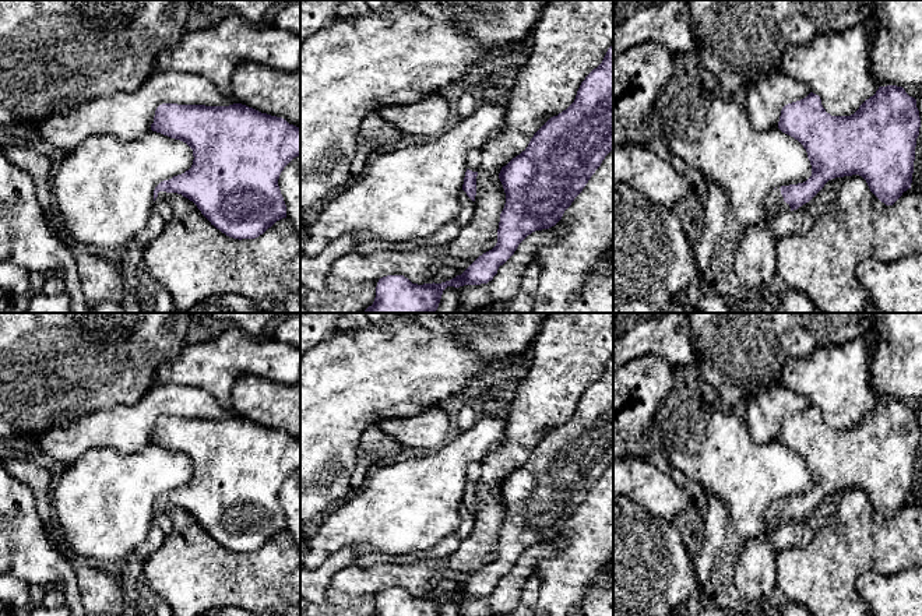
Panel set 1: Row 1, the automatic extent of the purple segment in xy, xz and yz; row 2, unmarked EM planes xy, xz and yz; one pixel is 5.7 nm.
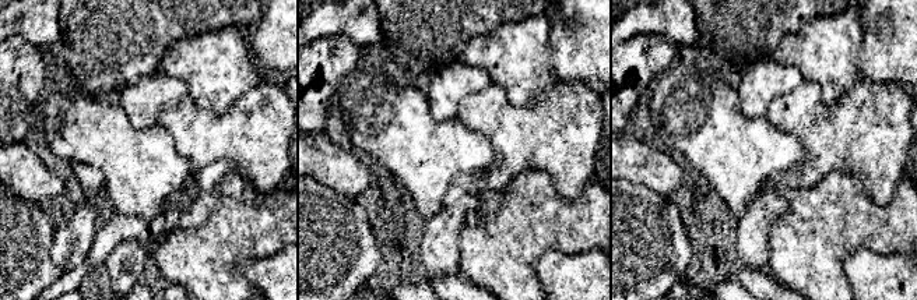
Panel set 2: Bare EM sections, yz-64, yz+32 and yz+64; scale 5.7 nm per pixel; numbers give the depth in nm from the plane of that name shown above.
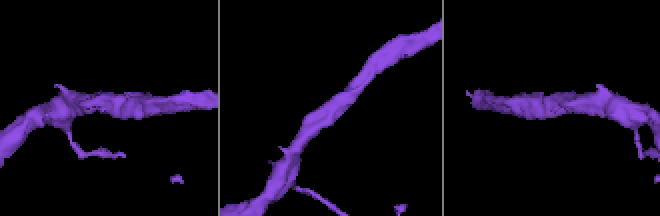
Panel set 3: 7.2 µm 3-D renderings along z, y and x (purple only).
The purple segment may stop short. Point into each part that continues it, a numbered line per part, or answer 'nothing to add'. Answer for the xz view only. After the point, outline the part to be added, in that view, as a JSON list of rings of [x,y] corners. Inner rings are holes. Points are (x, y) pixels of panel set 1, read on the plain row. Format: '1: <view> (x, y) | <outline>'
1: xz (474, 470) | [[[472,462],[468,468],[467,468],[467,482],[472,483],[472,485],[479,485],[481,482],[481,462]]]

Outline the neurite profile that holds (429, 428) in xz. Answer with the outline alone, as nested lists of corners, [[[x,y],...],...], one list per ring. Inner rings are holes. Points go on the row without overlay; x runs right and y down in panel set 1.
[[[433,405],[407,418],[383,419],[377,426],[401,446],[411,448],[434,448],[447,436],[450,425],[440,405]]]

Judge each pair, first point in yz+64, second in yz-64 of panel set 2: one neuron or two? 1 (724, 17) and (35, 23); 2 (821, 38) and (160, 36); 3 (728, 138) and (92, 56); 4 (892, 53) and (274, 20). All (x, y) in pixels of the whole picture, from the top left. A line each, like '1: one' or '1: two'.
1: two
2: two
3: two
4: one

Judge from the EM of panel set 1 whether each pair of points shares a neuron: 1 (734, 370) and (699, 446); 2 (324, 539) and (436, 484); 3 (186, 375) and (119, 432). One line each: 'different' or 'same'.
1: different
2: same
3: different

